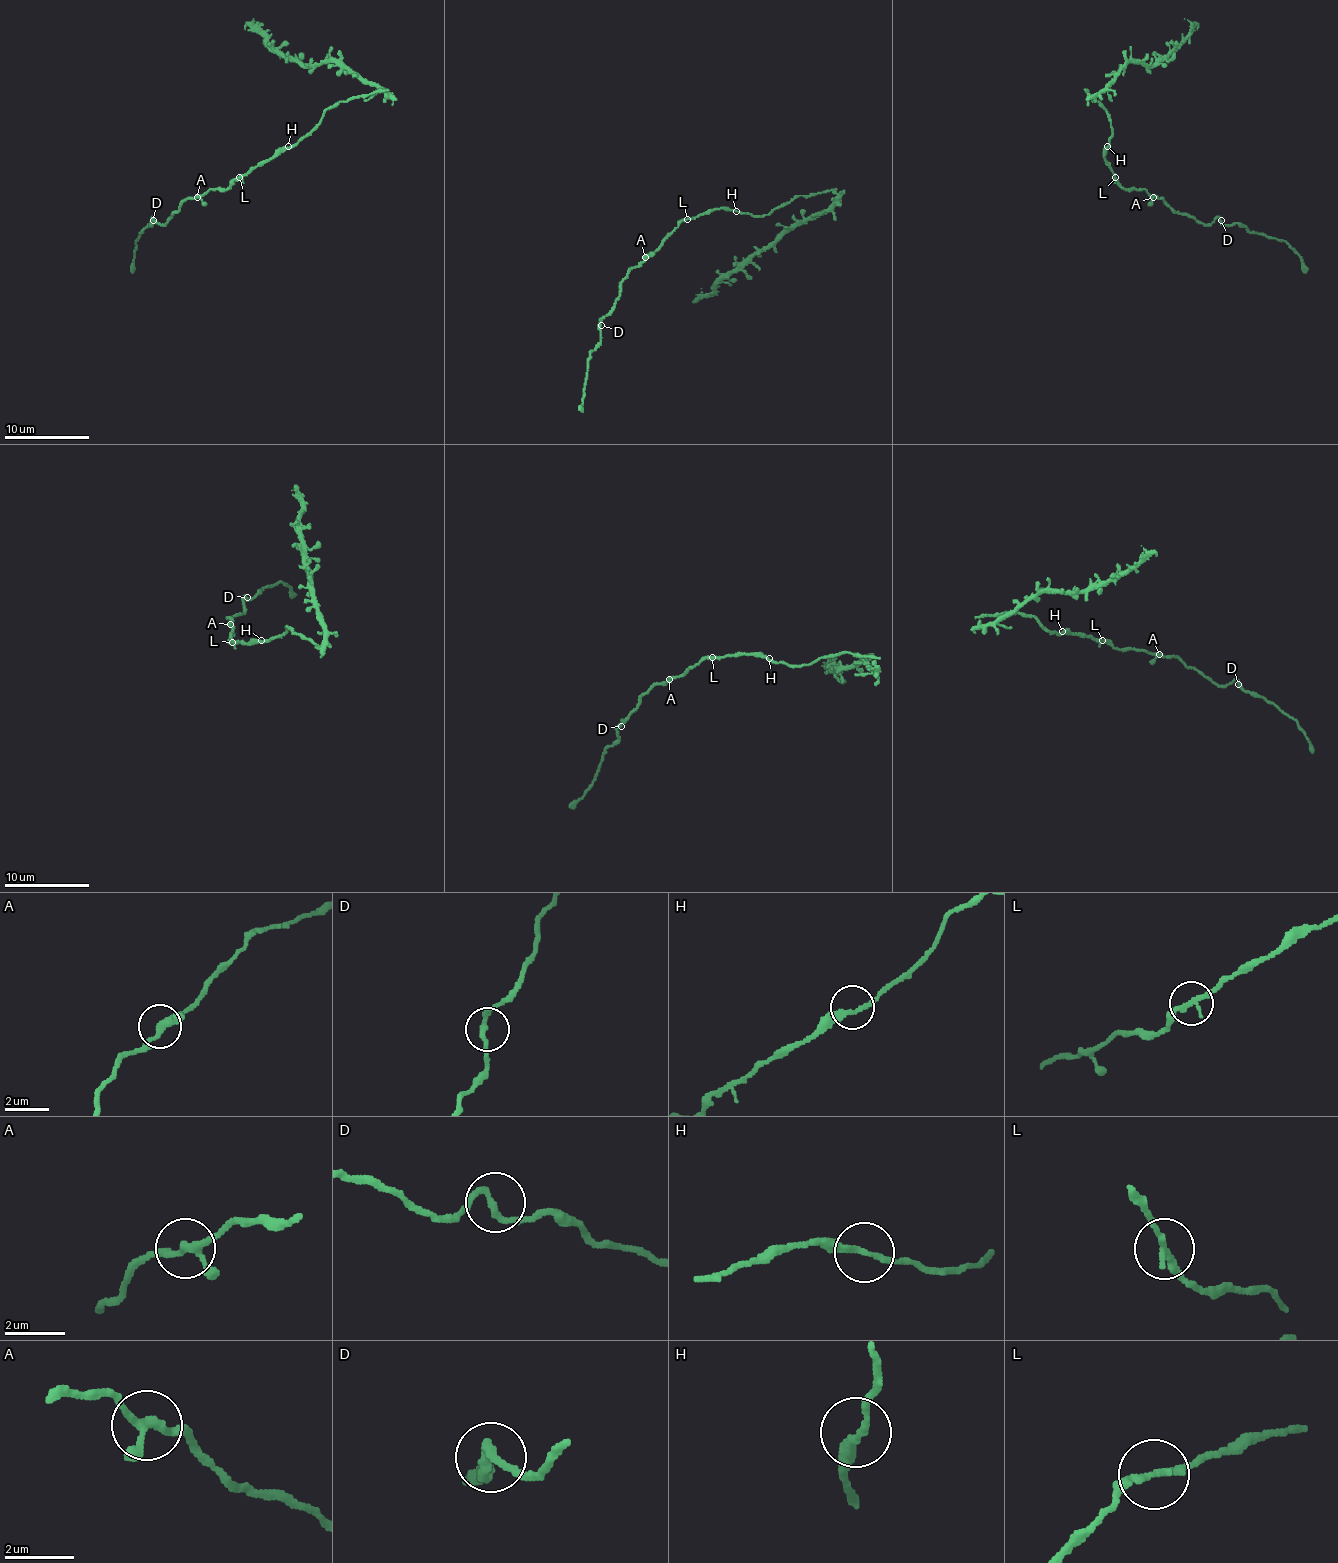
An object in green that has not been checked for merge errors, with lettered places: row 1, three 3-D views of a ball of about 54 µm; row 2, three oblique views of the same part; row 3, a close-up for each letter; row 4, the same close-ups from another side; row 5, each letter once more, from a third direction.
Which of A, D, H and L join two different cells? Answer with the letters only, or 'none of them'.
none of them

